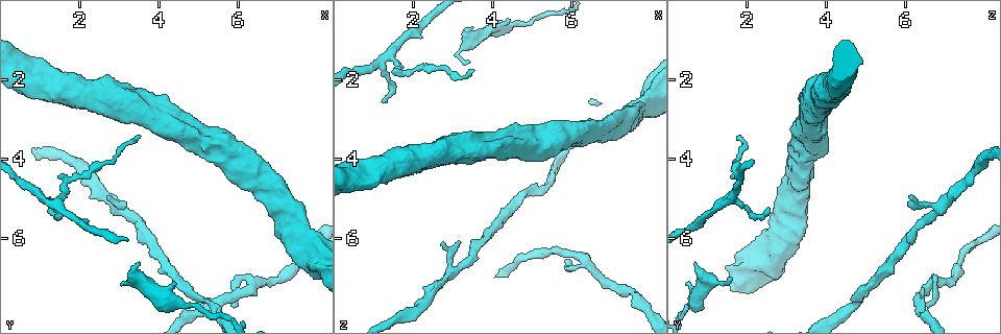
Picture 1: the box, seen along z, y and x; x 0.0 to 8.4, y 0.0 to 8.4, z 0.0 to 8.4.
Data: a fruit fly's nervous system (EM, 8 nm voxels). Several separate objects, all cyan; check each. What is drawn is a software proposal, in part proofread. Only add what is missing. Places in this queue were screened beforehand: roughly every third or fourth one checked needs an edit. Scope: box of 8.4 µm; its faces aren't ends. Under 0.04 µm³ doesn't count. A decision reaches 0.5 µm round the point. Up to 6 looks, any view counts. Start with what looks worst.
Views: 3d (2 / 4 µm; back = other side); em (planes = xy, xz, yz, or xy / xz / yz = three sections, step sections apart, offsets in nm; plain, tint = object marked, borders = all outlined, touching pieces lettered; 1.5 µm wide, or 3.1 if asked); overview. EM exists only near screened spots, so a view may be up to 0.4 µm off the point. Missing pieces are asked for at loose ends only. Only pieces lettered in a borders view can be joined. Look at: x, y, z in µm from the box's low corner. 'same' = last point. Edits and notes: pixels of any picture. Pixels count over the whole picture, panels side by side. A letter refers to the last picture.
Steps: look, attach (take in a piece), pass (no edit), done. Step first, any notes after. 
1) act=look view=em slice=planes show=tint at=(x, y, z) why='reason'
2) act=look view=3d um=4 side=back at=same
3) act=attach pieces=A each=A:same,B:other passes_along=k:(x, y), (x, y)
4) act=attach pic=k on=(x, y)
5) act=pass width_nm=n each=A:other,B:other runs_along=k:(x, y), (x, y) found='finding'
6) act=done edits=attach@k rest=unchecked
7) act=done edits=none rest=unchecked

act=look view=em slice=planes show=borders at=(3.45, 7.00, 1.60)

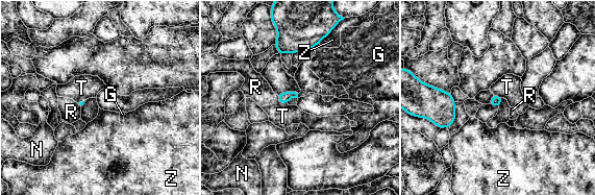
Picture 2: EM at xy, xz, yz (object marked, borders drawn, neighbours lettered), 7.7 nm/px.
act=pass each=G:other,N:other,R:other,T:other,Z:other border=2:(329, 33), (319, 43) found='none of them fits'

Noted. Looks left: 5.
act=look view=em slice=planes show=plain at=(3.10, 5.15, 6.05) why='free end'

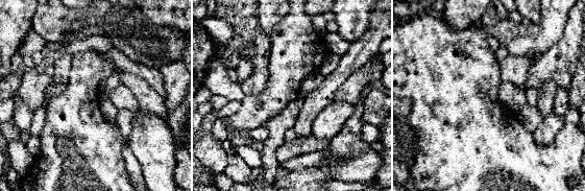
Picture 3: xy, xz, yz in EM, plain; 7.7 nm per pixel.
act=look view=em slice=planes show=tint at=same why='where the object lies'

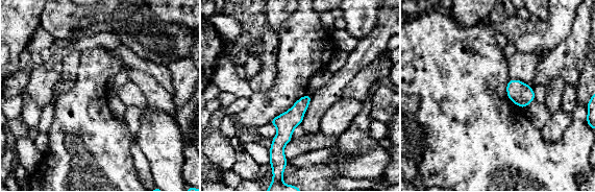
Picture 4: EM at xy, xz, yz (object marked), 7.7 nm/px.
act=look view=em slice=planes show=borders at=same why='what lies round it'

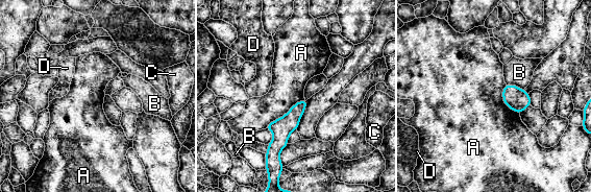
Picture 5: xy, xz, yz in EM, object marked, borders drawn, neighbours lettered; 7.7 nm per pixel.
act=pass longest_contact=A:400nm each=A:other,B:other,C:other,D:other runs_along=5:(304, 101), (270, 153) found='none of them fits'

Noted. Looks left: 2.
act=look view=3d um=4 at=(5.80, 7.70, 6.55) why='thin end'

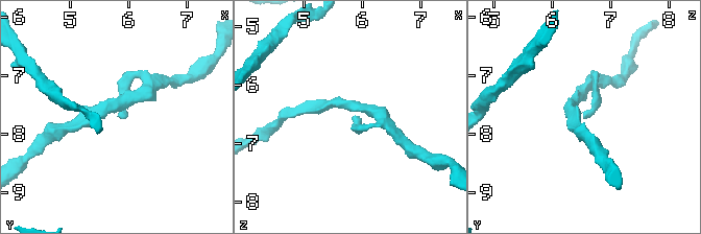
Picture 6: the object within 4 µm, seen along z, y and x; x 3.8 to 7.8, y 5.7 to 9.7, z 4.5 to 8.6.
act=look view=em slice=xy step=8 show=borders at=(5.85, 7.65, 6.55) why='now the EM'

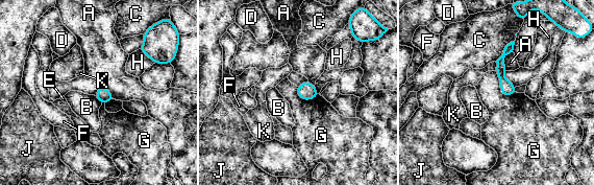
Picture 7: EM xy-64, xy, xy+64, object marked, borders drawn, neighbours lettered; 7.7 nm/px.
act=pass width_nm=110 longest_contact=G:240nm each=A:other,B:other,C:other,D:other,E:other,F:other,G:other,H:other,J:other,K:other found='none of them fits'

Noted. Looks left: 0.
act=done edits=none rest=unchecked

